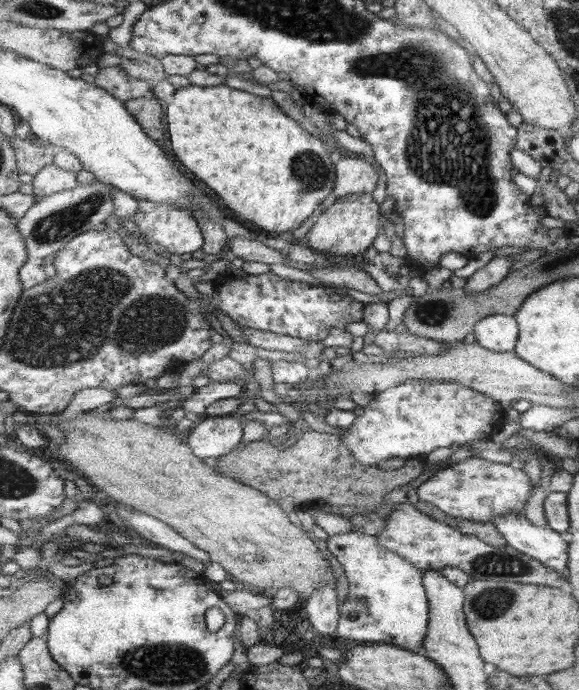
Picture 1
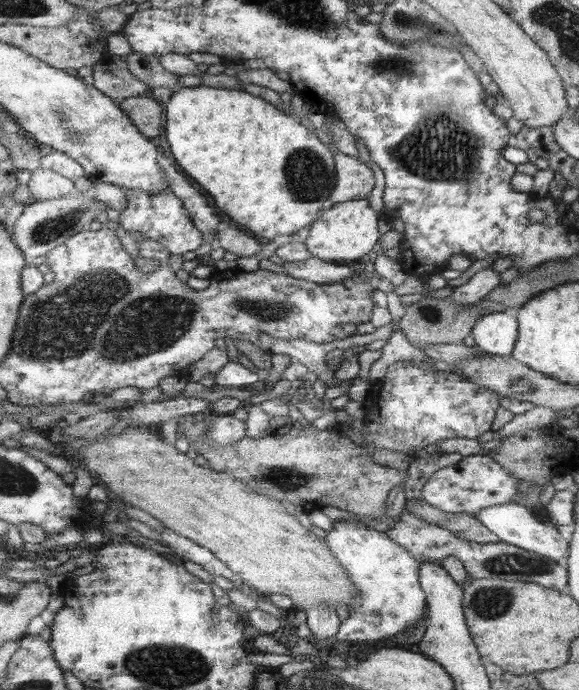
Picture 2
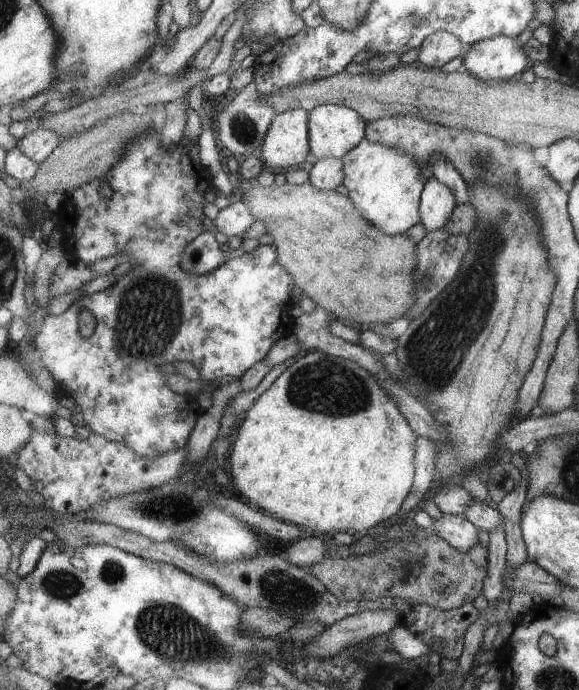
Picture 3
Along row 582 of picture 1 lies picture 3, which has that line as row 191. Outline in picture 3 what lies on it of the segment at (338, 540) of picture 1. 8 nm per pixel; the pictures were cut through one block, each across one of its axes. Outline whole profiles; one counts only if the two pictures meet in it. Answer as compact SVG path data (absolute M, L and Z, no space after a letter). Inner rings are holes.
M365 138L345 157L344 185L358 211L387 234L403 234L422 222L420 206L428 169L401 149Z

